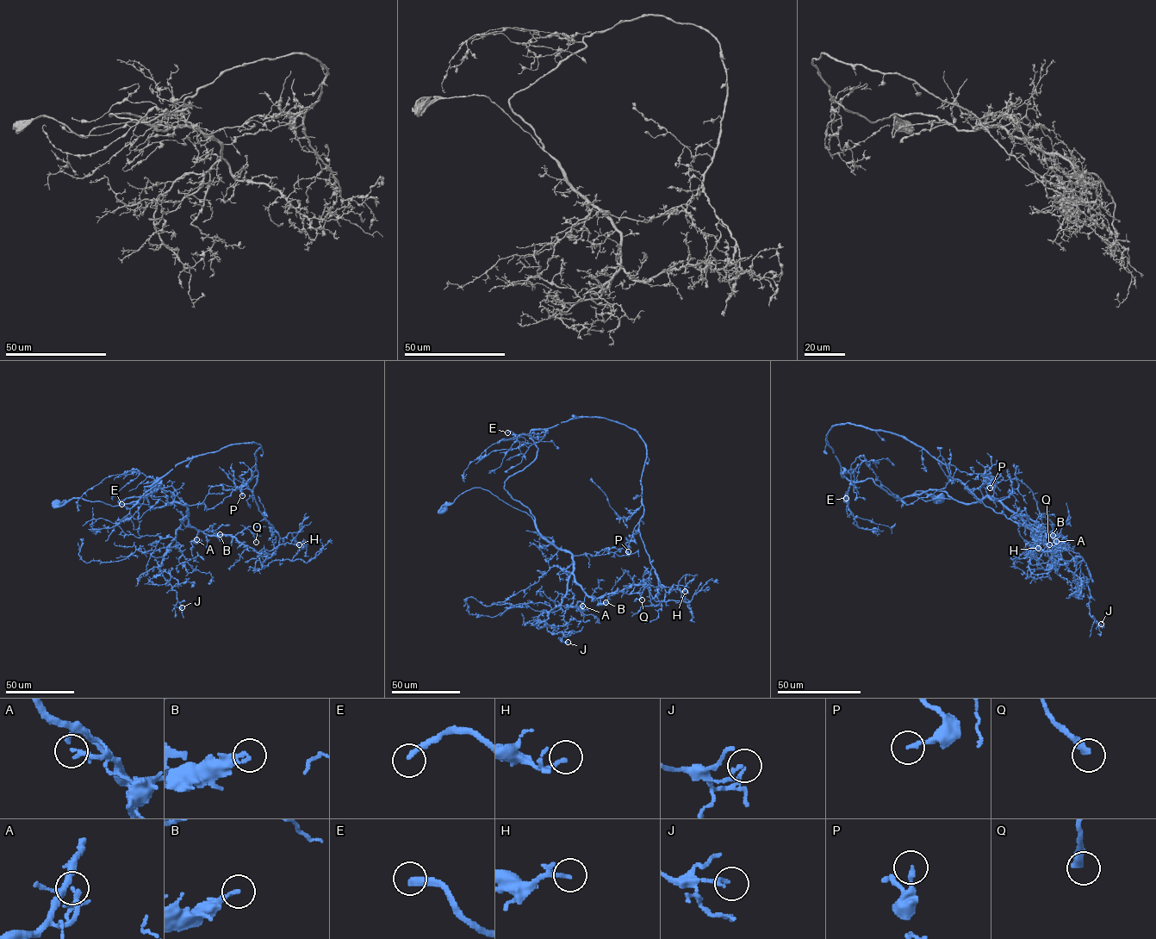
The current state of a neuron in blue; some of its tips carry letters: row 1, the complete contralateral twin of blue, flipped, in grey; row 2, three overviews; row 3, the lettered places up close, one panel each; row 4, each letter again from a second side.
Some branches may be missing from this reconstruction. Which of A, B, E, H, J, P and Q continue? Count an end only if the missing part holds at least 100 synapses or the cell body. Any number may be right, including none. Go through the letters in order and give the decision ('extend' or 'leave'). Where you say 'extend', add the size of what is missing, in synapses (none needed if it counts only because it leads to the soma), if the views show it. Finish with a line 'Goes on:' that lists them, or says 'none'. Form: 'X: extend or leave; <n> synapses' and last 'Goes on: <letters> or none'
A: leave
B: leave
E: extend; 140 synapses
H: leave
J: leave
P: leave
Q: leave
Goes on: E

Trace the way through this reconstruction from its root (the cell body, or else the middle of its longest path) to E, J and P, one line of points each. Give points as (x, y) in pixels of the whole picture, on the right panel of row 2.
E: (940, 499), (912, 495), (953, 499), (936, 490), (897, 498), (842, 468), (846, 498)
J: (940, 499), (966, 503), (988, 497), (1041, 524), (1067, 568), (1087, 583), (1090, 614), (1101, 624)
P: (940, 499), (912, 495), (988, 497), (1047, 537), (987, 507), (946, 464), (985, 474), (990, 488)

